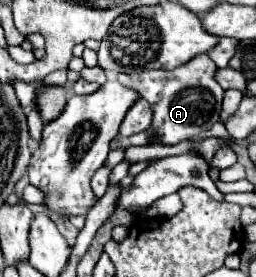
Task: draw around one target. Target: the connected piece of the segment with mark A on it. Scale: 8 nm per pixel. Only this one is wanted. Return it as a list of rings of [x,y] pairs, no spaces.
[[[199,54],[175,70],[135,70],[131,74],[117,74],[117,82],[137,90],[141,98],[151,102],[151,128],[155,130],[153,142],[177,144],[181,140],[189,140],[201,132],[211,130],[211,126],[219,120],[223,88],[215,80],[215,72],[217,66],[213,64],[213,60],[207,54]]]

